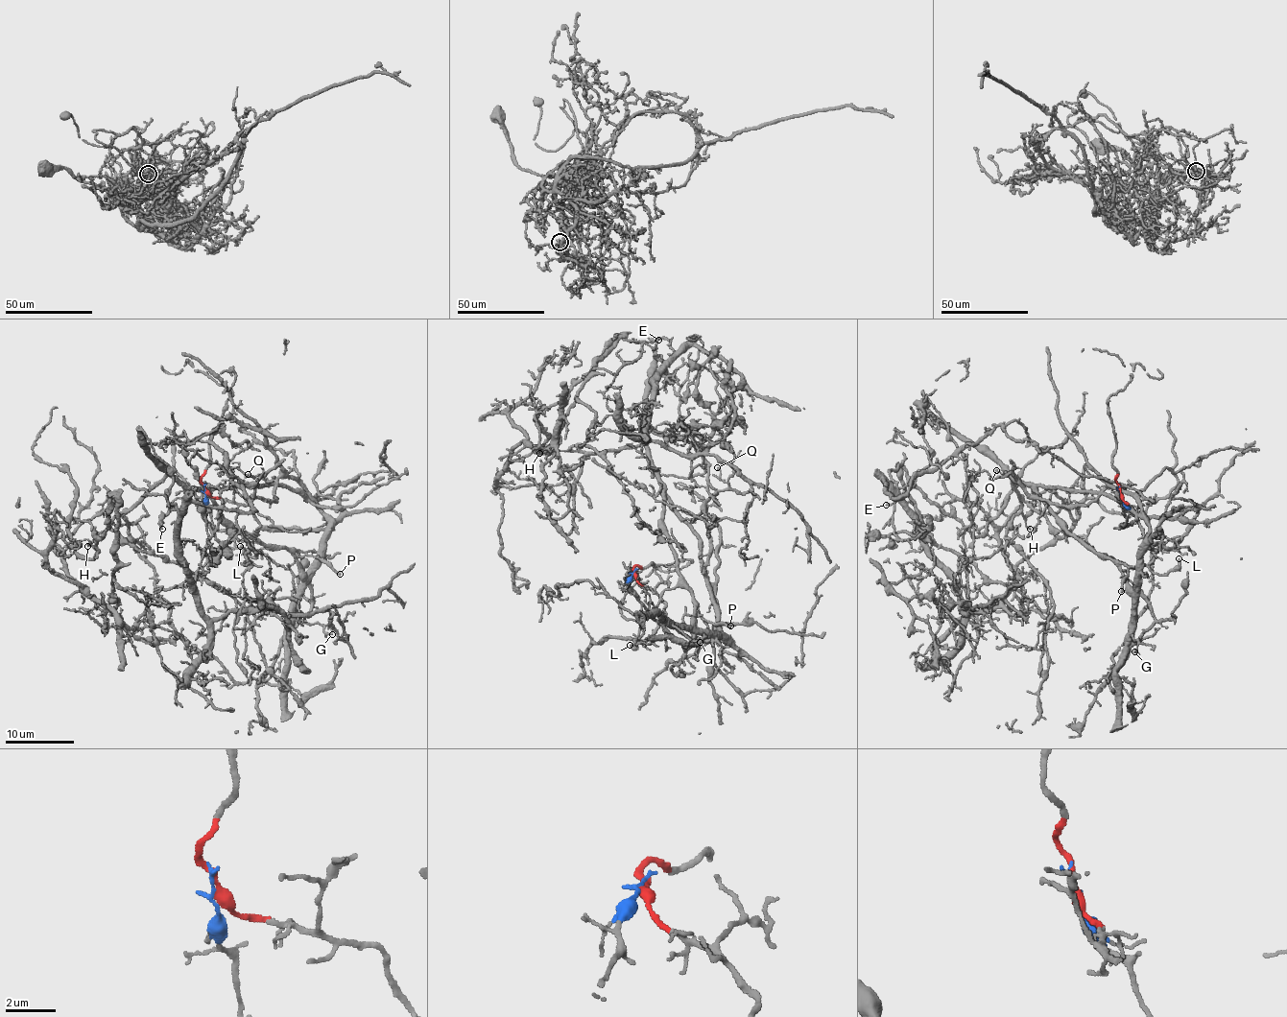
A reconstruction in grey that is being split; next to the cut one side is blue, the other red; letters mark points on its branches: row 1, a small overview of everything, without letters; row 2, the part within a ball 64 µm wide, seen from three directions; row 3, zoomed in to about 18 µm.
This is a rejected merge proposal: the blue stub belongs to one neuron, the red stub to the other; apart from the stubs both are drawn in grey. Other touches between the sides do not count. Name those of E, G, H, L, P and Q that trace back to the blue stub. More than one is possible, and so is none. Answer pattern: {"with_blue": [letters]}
{"with_blue": ["E", "H", "L", "P"]}

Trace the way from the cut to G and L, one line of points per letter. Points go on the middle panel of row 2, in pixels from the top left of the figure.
G: (634, 571), (637, 581), (663, 602), (668, 618), (691, 638), (721, 637), (672, 627), (701, 642)
L: (634, 571), (619, 609), (627, 619), (642, 620), (638, 638), (633, 647), (630, 645)

